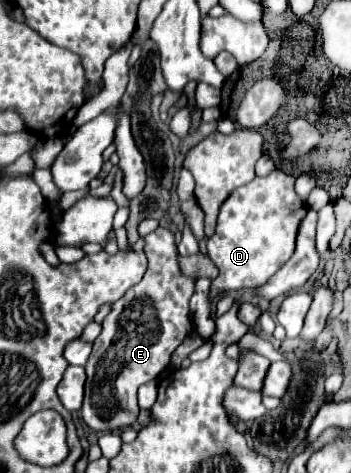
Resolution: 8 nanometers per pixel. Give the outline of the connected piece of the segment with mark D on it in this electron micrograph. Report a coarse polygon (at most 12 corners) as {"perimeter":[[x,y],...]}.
{"perimeter":[[273,170],[223,202],[209,302],[293,256],[307,202]]}

